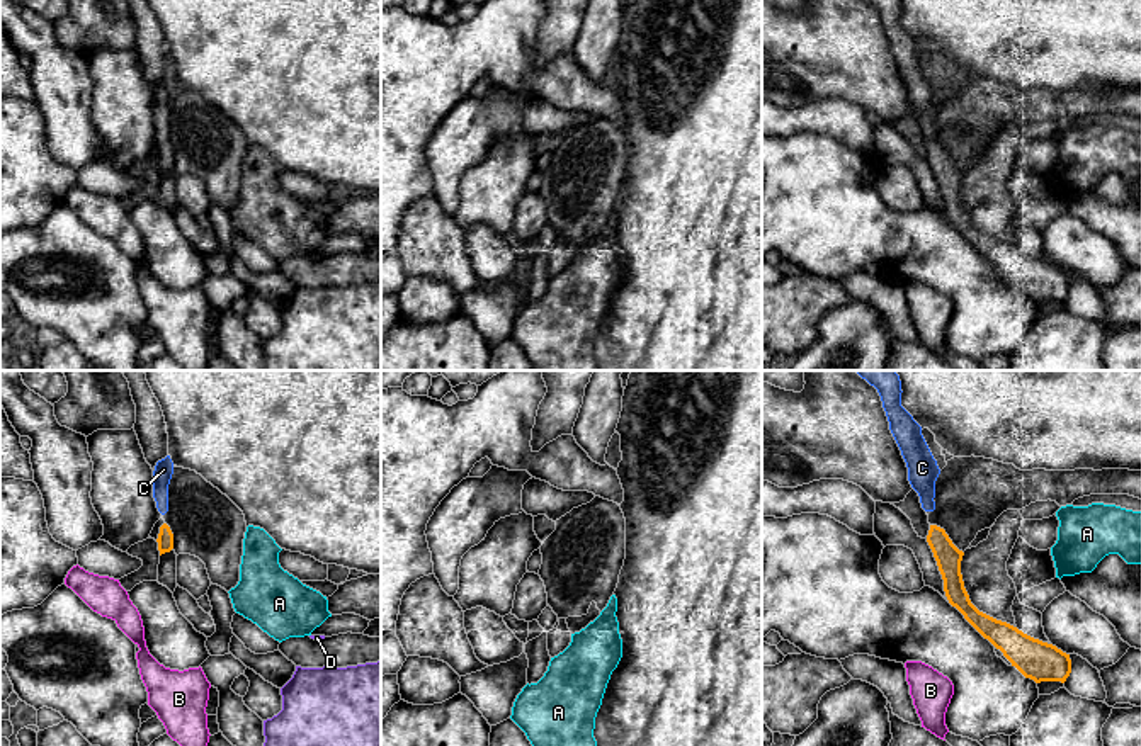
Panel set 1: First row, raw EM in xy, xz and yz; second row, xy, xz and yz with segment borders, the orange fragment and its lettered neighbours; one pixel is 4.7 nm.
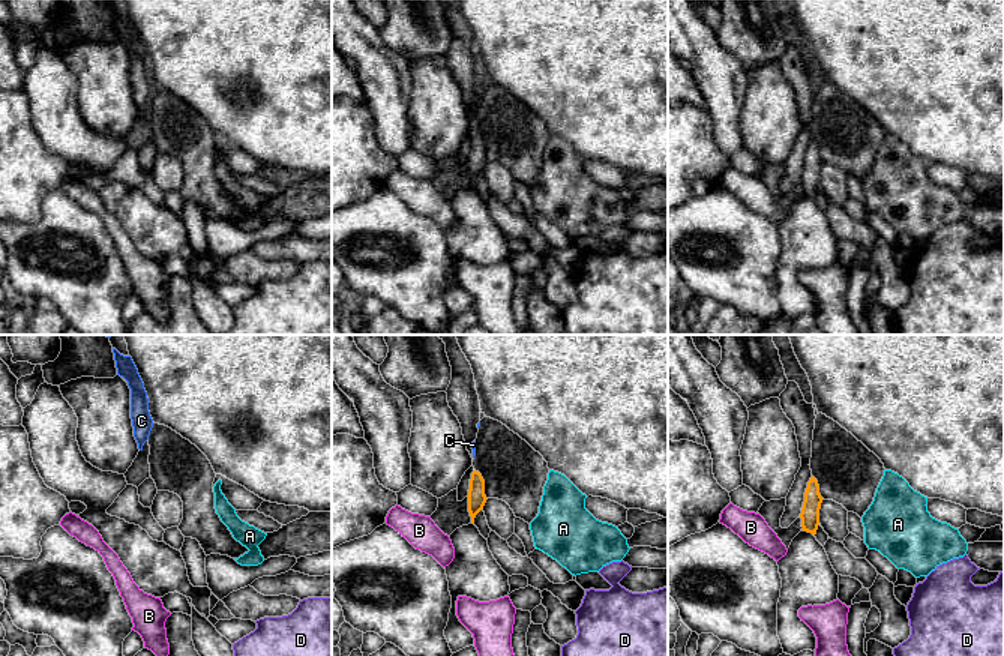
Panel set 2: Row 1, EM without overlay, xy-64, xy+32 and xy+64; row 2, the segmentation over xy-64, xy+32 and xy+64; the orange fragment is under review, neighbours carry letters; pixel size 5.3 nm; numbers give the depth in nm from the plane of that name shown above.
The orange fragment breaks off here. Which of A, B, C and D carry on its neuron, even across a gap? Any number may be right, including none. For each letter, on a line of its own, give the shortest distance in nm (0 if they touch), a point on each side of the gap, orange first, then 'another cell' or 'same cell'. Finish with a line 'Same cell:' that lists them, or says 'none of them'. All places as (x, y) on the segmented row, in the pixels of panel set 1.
A: gap 300 nm; span yz (1021, 631), (1056, 576); another cell
B: gap 240 nm; span xy (160, 554), (118, 580); another cell
C: gap 50 nm; span xy (164, 524), (164, 514); same cell
D: gap 750 nm; span xy (172, 548), (310, 636); another cell
Same cell: C

